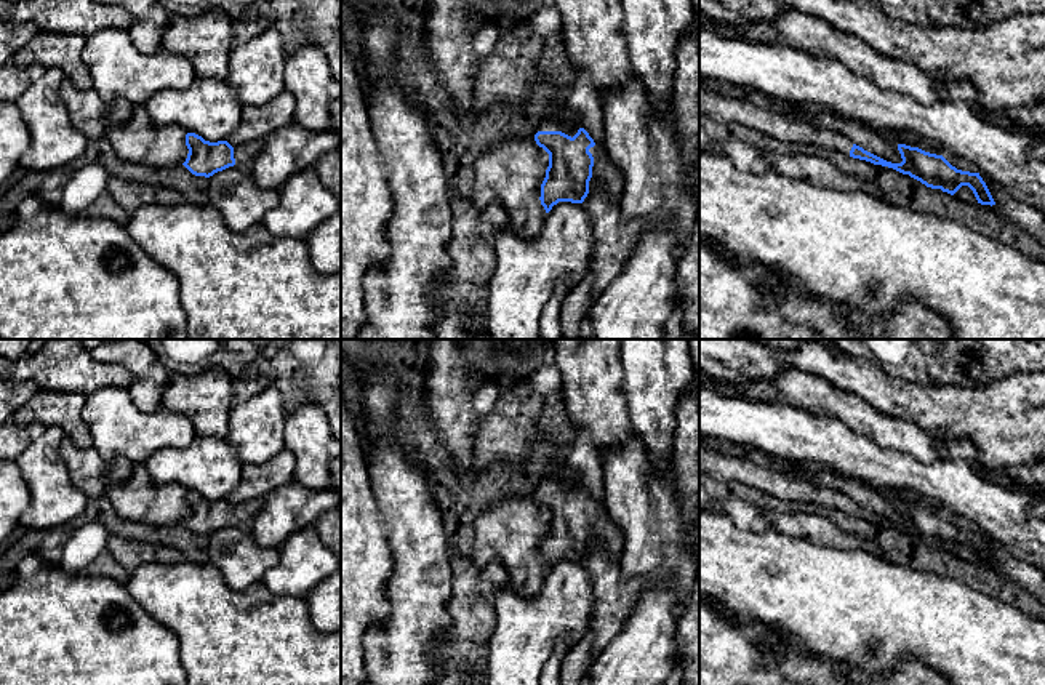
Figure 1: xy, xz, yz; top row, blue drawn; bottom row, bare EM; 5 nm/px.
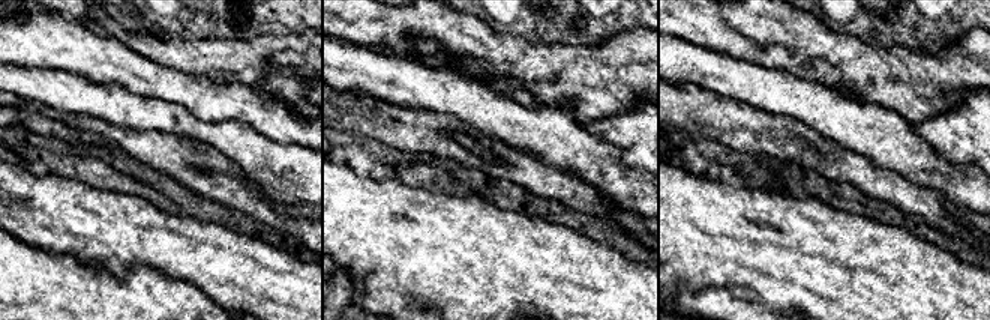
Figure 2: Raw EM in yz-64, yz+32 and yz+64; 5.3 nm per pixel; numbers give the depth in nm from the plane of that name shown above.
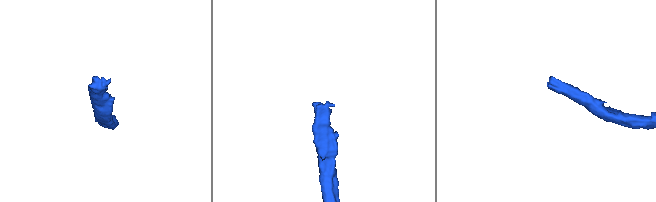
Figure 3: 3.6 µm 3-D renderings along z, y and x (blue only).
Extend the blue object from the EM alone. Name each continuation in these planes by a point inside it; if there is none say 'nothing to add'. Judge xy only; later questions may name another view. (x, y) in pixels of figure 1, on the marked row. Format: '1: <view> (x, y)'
1: xy (244, 154)

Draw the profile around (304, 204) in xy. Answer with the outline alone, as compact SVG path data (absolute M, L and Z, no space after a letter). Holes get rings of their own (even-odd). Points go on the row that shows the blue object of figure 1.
M314 168L290 176L278 194L277 206L262 218L275 237L306 240L339 206L339 195L322 184Z

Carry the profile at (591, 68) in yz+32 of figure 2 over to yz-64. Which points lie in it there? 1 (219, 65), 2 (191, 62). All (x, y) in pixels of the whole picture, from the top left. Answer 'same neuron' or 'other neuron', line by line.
1: same neuron
2: same neuron

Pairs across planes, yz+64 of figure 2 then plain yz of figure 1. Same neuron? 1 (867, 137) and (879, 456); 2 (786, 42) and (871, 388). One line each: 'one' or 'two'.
1: one
2: one

